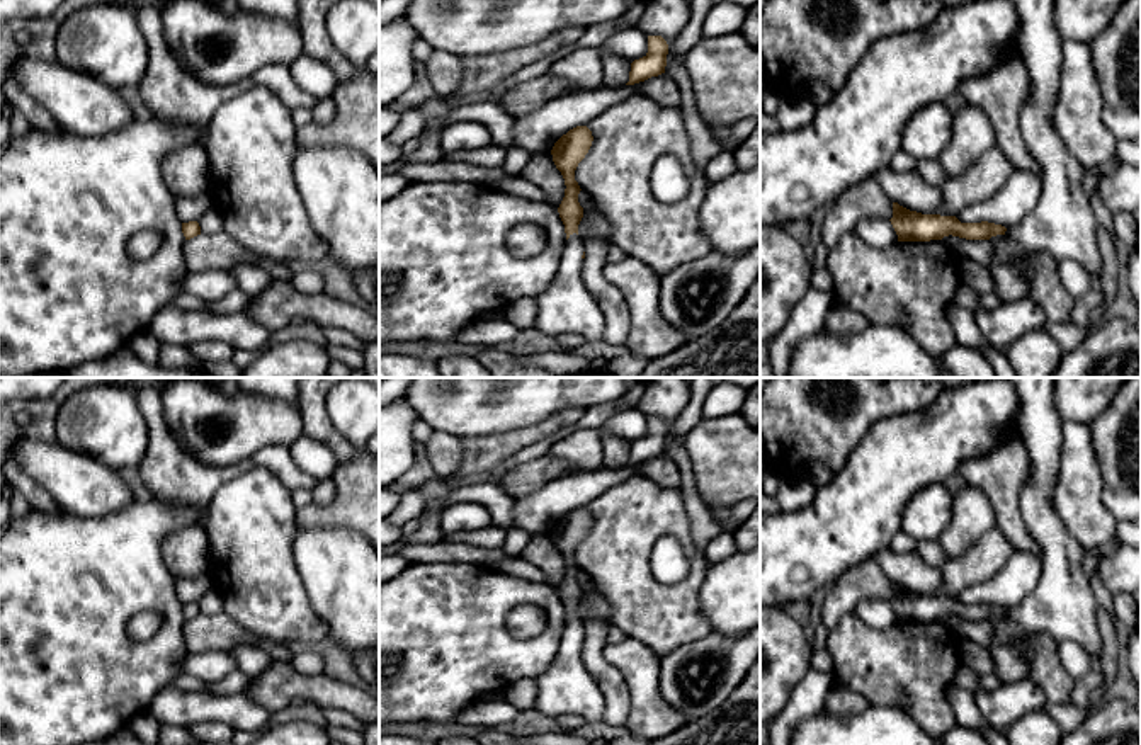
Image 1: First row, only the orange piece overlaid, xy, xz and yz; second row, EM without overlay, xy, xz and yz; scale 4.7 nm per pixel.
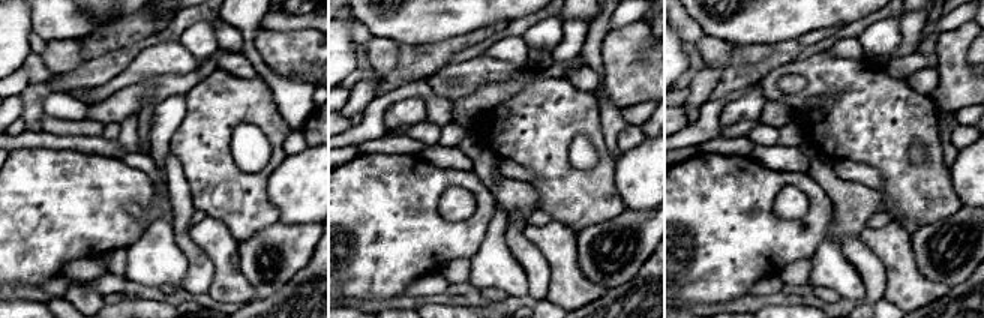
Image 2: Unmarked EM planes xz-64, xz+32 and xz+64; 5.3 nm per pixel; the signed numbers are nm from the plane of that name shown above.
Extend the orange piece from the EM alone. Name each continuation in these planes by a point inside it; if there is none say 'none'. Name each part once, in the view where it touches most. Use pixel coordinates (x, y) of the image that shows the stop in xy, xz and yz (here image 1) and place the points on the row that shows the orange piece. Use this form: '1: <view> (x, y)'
1: xz (565, 307)

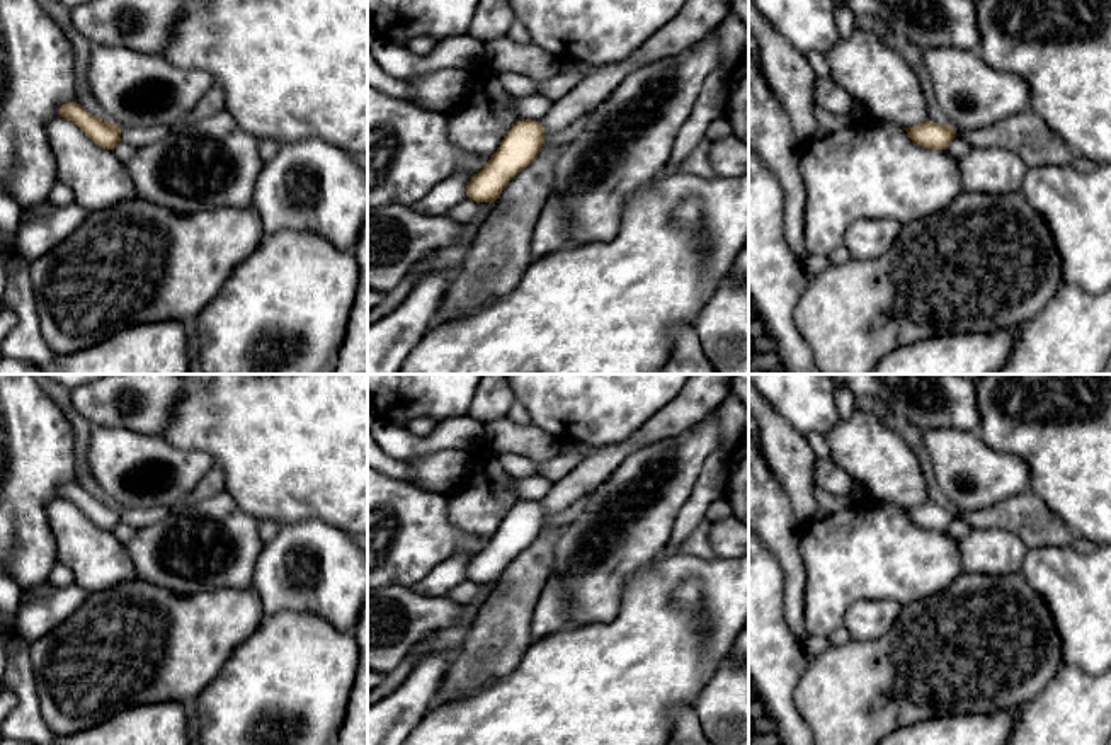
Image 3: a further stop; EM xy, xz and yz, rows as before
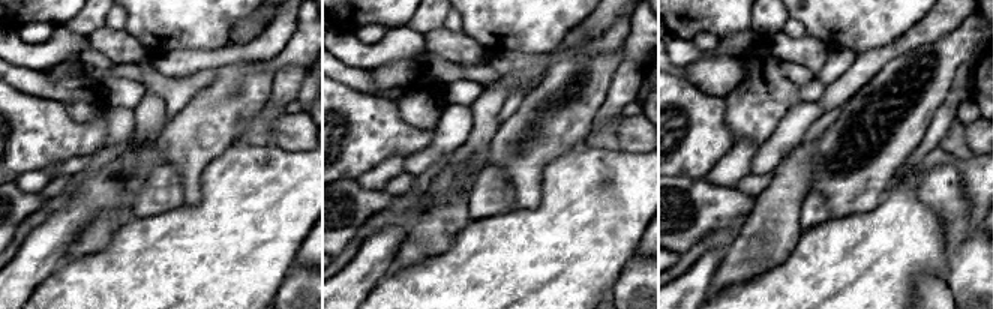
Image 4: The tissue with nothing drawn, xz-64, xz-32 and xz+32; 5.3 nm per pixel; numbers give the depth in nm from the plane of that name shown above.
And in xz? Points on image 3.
none

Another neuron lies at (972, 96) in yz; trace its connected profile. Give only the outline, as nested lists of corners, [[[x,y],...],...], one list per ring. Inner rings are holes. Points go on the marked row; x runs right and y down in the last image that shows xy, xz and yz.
[[[931,48],[924,54],[936,100],[958,131],[994,126],[1029,107],[1028,83],[990,68],[978,53]]]

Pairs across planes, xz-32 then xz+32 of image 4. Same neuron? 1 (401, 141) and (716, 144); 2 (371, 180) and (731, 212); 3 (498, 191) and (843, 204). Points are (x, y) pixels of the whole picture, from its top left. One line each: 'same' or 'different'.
1: same
2: different
3: different

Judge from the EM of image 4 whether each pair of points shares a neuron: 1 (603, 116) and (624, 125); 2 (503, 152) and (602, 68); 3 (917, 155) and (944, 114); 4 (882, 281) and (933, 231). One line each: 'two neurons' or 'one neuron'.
1: two neurons
2: one neuron
3: one neuron
4: one neuron

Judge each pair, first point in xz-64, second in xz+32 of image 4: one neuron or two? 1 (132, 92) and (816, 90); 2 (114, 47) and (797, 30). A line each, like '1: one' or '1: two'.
1: one
2: two

